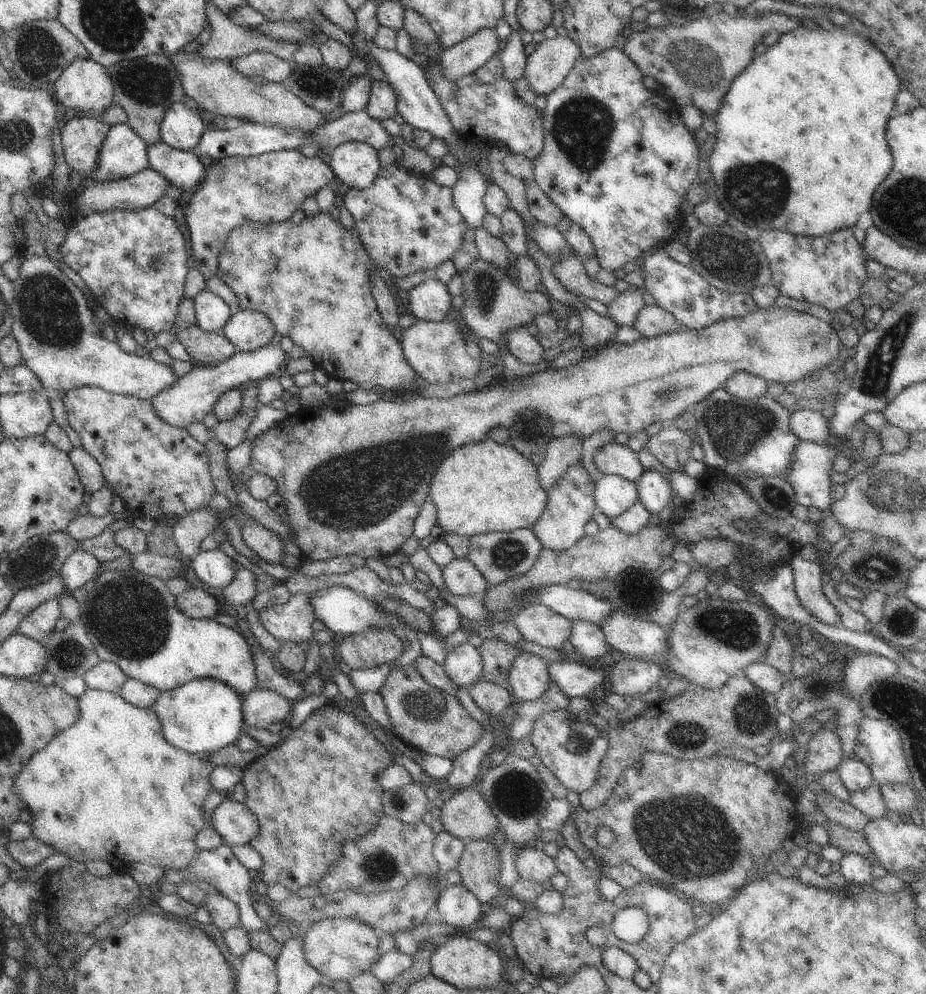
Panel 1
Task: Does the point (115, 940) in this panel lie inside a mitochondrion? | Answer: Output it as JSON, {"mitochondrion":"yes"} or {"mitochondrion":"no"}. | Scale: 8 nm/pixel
{"mitochondrion":"no"}

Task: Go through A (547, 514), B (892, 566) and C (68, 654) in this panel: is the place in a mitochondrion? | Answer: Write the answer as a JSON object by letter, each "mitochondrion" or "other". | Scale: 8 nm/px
{"A":"other","B":"other","C":"mitochondrion"}

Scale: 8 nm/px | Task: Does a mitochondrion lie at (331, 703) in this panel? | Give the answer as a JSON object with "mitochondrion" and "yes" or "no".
{"mitochondrion":"no"}

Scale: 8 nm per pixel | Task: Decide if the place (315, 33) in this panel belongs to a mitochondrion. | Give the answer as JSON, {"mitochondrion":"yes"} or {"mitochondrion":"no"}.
{"mitochondrion":"no"}

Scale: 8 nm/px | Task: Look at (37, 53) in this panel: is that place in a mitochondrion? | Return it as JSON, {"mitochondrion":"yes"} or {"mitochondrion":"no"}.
{"mitochondrion":"yes"}

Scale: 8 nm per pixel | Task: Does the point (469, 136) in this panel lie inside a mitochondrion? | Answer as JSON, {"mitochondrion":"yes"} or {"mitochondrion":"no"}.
{"mitochondrion":"no"}

